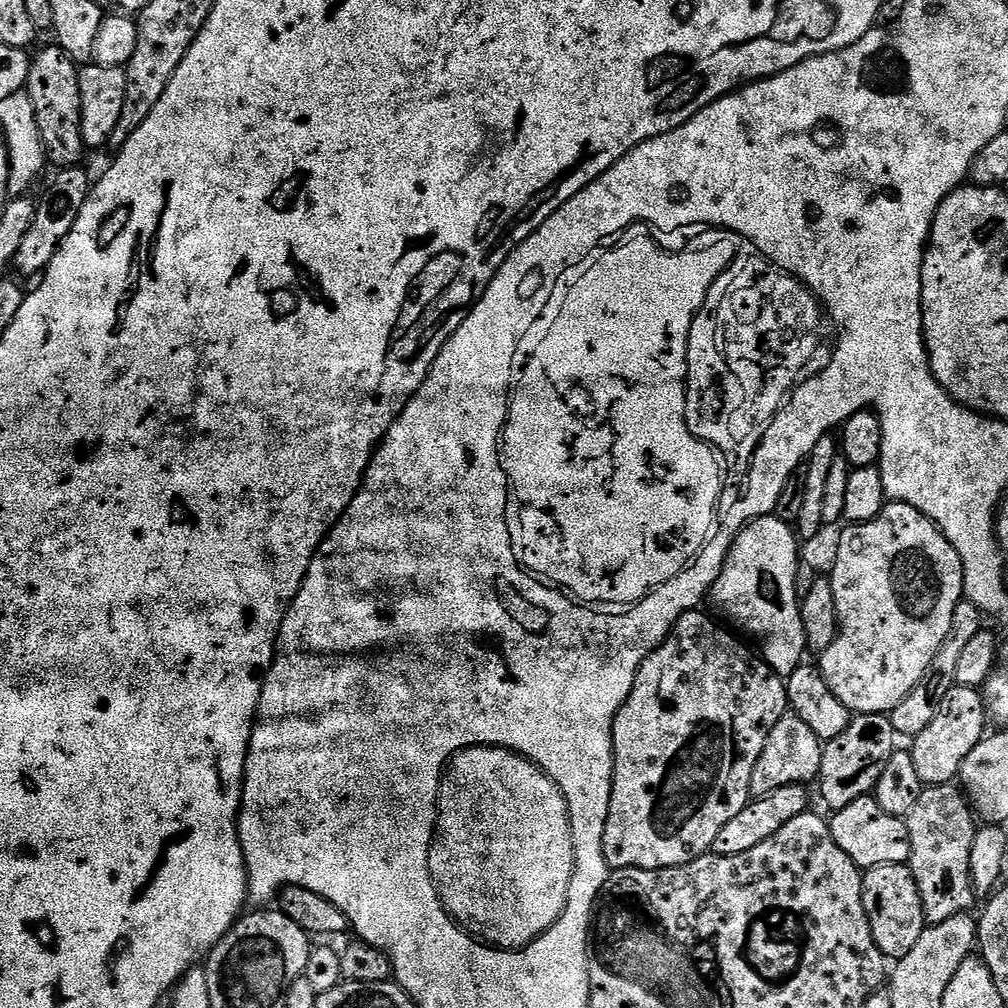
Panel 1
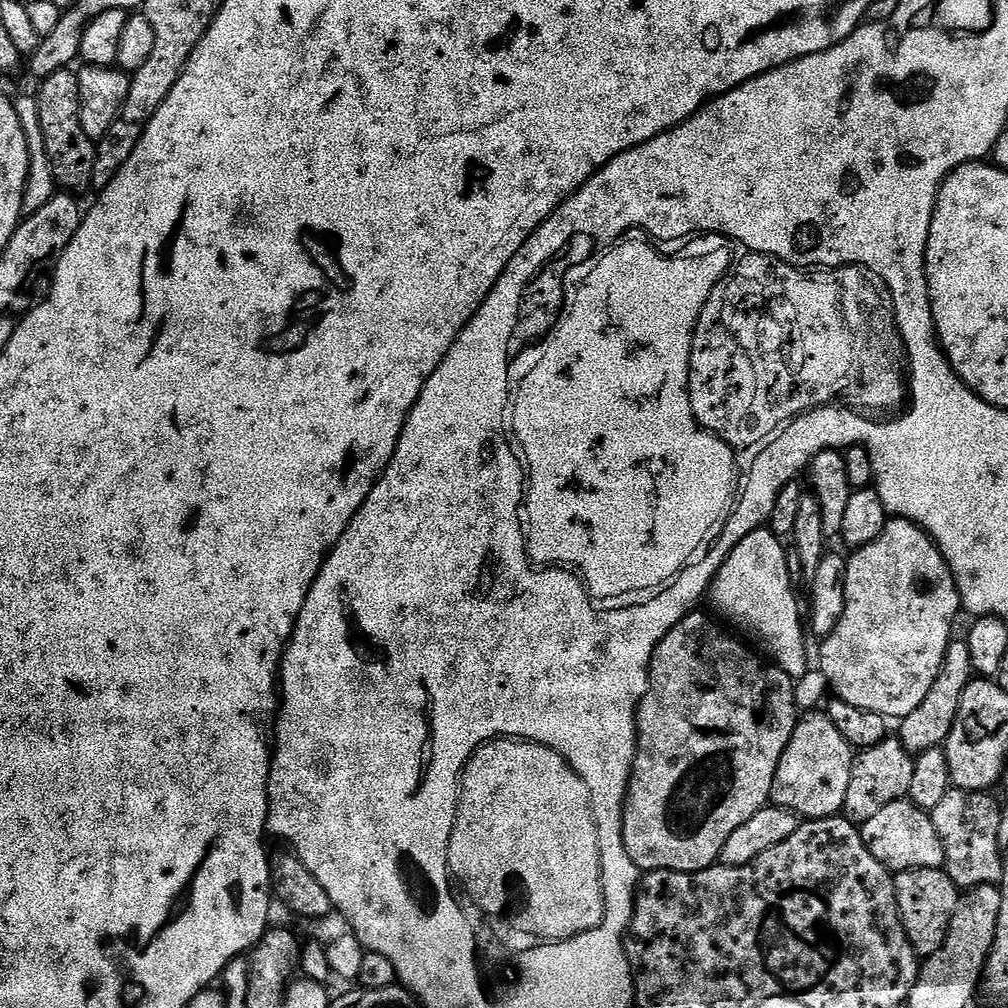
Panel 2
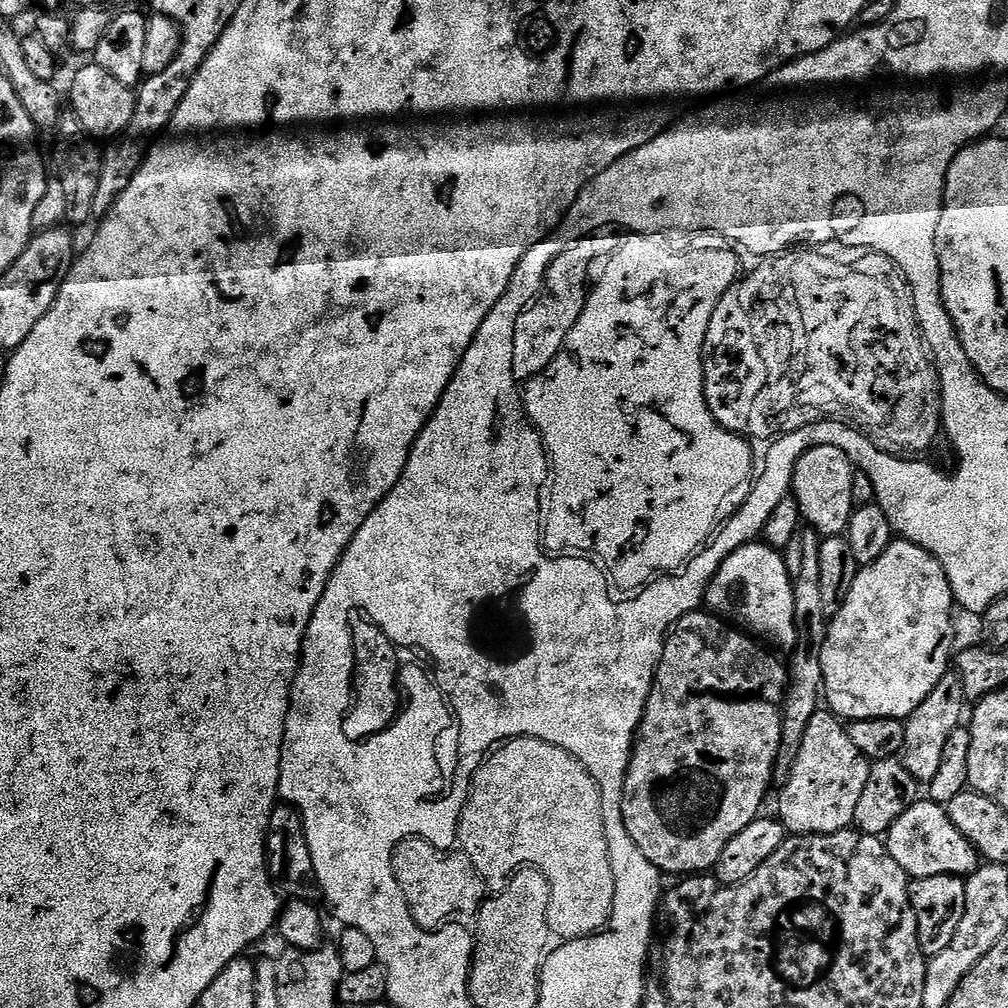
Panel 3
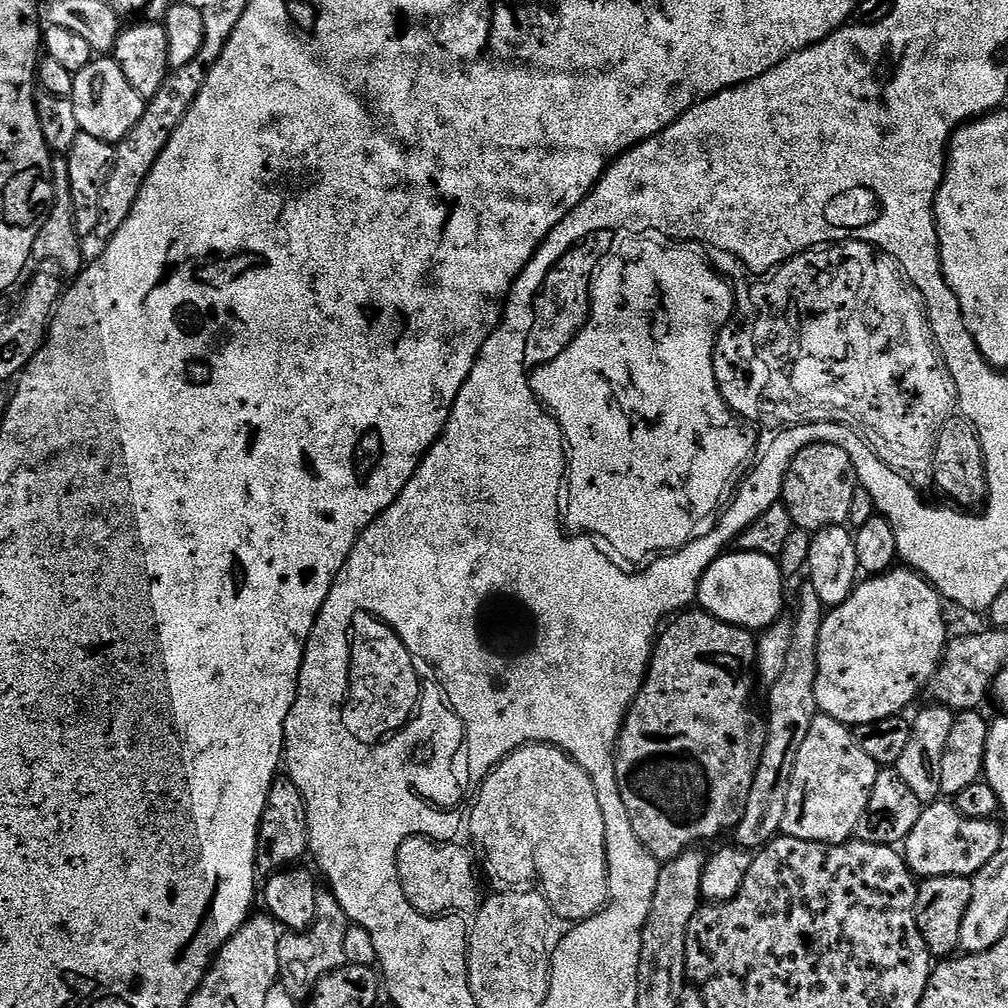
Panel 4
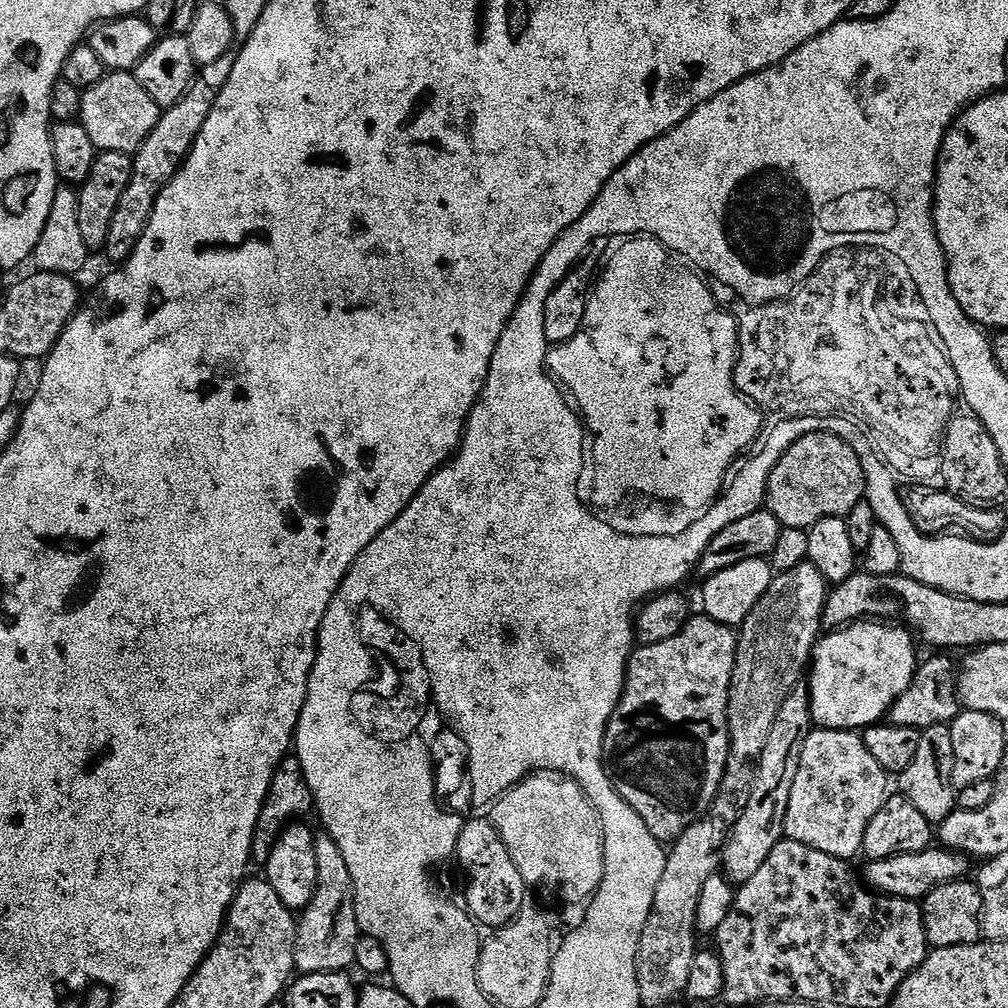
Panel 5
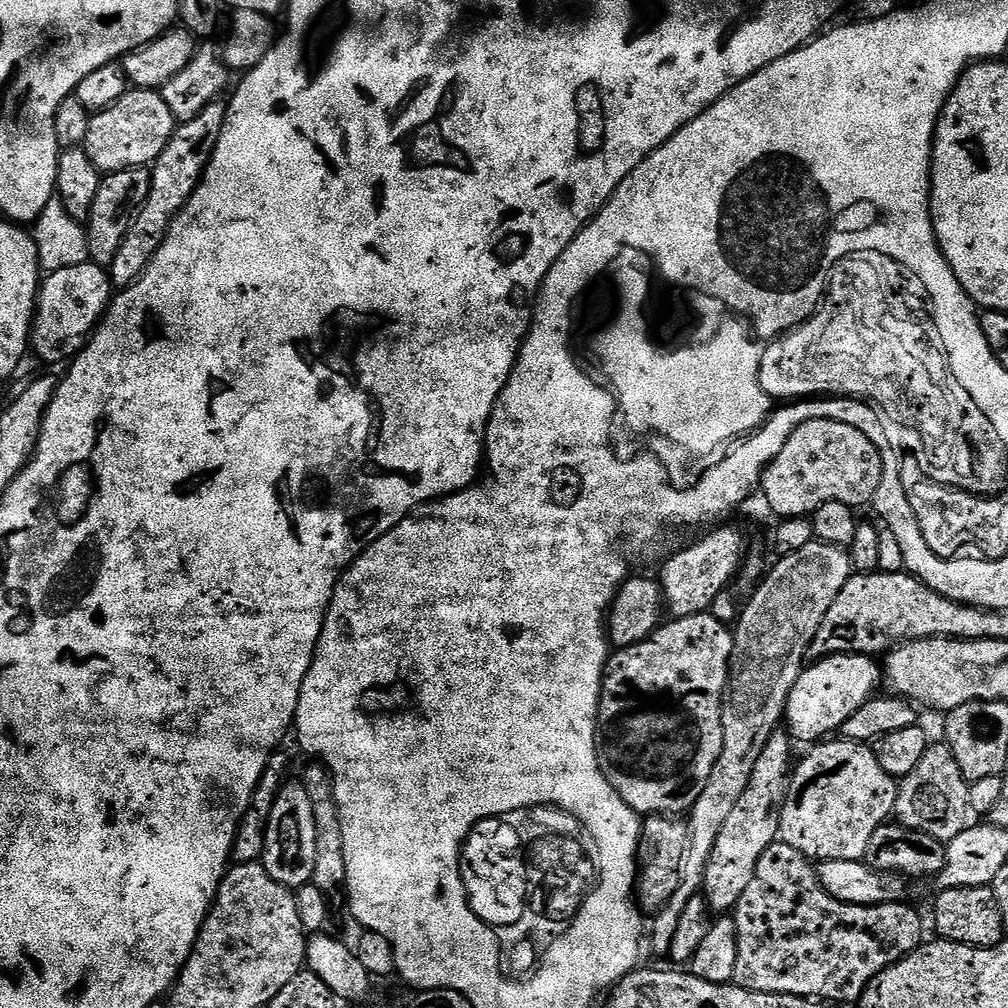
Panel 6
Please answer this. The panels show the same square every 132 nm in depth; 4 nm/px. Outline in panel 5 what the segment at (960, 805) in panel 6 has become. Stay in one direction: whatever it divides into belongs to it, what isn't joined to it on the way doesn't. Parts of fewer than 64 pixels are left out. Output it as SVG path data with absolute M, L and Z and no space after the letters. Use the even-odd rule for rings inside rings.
M939 724L921 731L918 754L914 754L914 762L910 762L910 766L906 766L906 770L899 773L899 791L907 800L914 802L914 807L920 811L922 818L926 818L933 826L940 825L957 811L958 785L952 778L955 761L951 727Z

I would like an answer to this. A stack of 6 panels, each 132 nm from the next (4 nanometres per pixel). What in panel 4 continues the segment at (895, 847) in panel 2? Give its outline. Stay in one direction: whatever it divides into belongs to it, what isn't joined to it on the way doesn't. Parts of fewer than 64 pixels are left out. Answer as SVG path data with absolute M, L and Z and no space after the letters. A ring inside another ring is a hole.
M932 802L921 811L914 830L905 838L902 855L913 876L938 878L939 876L973 877L994 854L1005 847L1004 832L995 819L971 820L954 810L951 803Z

